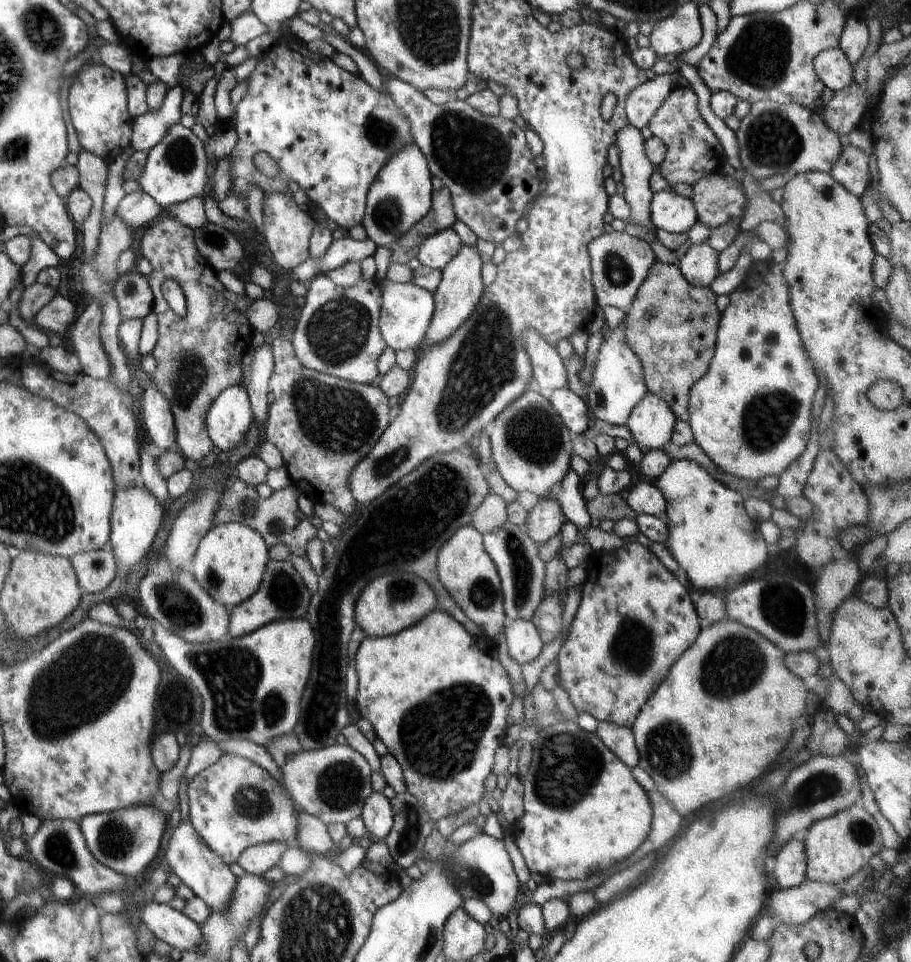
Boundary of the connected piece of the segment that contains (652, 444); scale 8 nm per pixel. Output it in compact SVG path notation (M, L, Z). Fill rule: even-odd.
M646 393L630 413L626 426L638 446L661 449L671 441L676 415L662 398Z

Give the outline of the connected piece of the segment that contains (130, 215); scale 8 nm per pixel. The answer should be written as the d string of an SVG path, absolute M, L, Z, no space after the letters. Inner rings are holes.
M140 190L125 195L119 202L115 214L132 229L150 224L161 210L161 206L149 194Z

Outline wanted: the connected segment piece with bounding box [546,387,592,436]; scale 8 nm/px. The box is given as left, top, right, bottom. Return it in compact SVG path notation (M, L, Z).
M568 387L546 392L548 402L560 415L566 428L573 434L582 435L592 422L589 420L589 407L586 400L574 394Z

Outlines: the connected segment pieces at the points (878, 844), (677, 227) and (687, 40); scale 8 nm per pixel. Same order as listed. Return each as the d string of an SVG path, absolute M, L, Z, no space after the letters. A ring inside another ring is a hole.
M860 803L854 804L842 812L815 822L808 829L808 834L806 834L805 837L807 880L829 885L844 884L851 876L854 876L860 868L868 865L869 860L878 850L885 849L886 840L887 839L880 834L880 828L874 817L872 817Z
M662 191L653 196L651 205L651 224L669 233L687 233L697 222L694 203L672 191Z
M691 1L681 4L670 16L652 25L650 48L660 56L681 56L698 46L703 35L697 5Z

